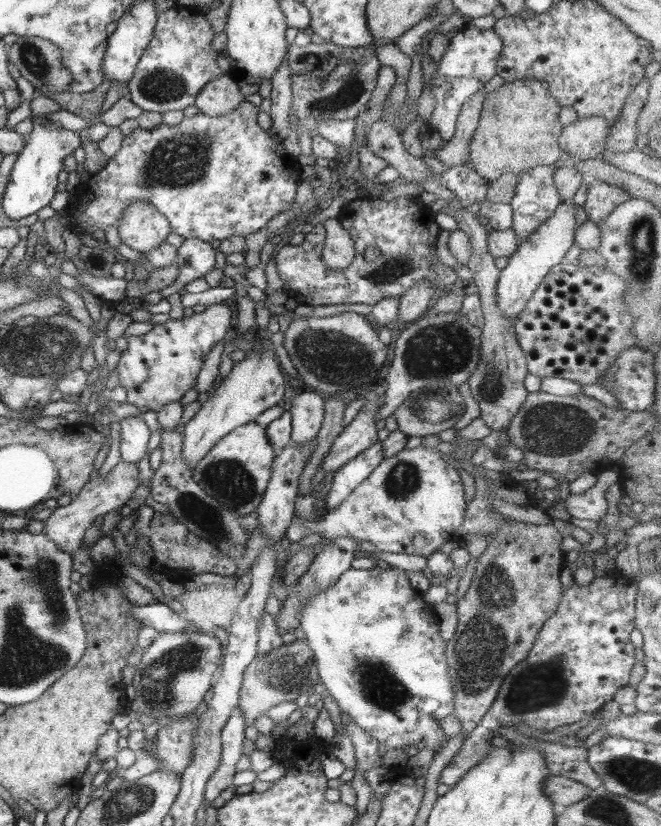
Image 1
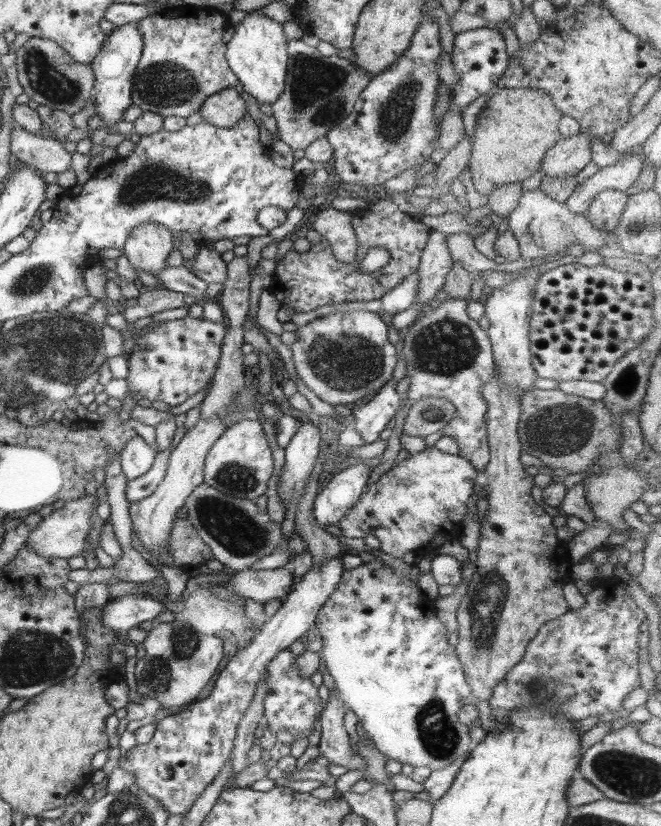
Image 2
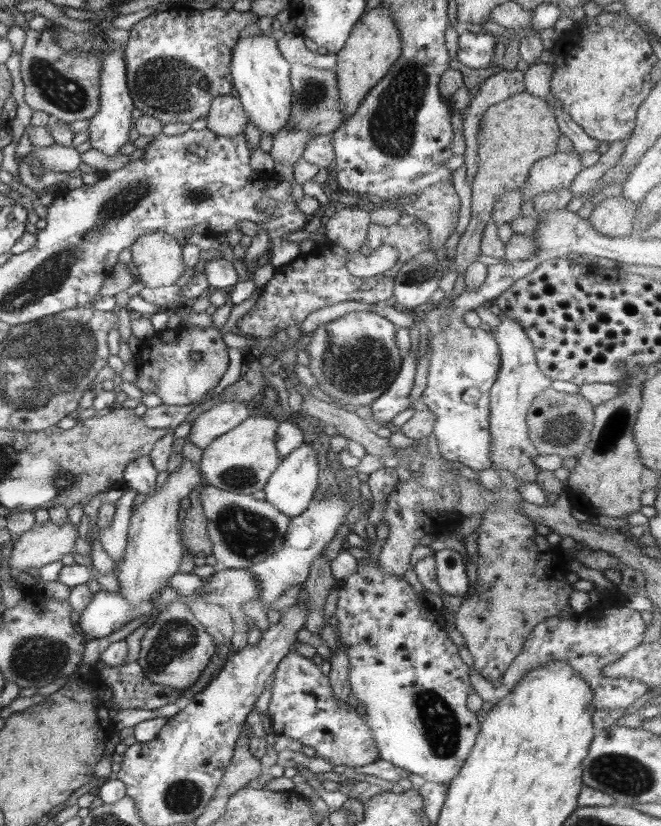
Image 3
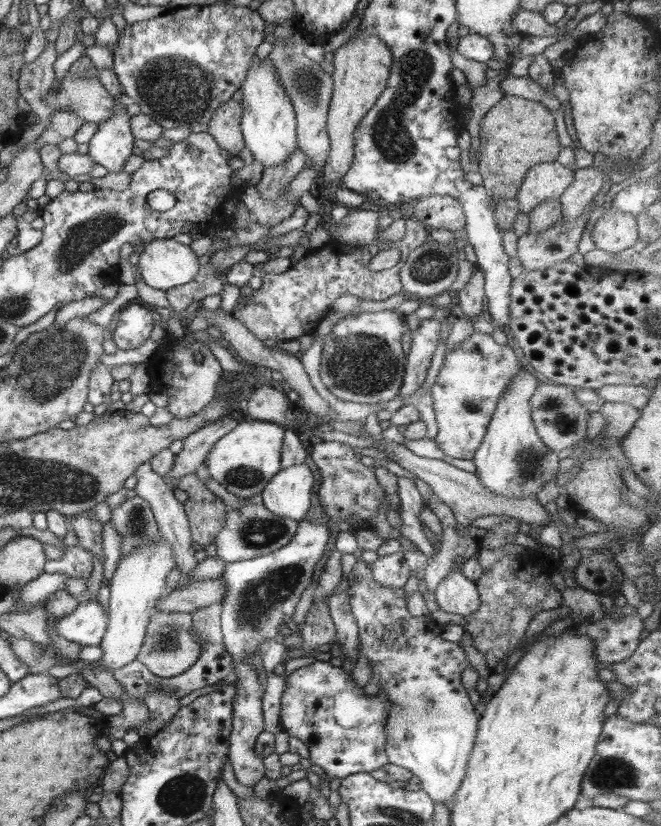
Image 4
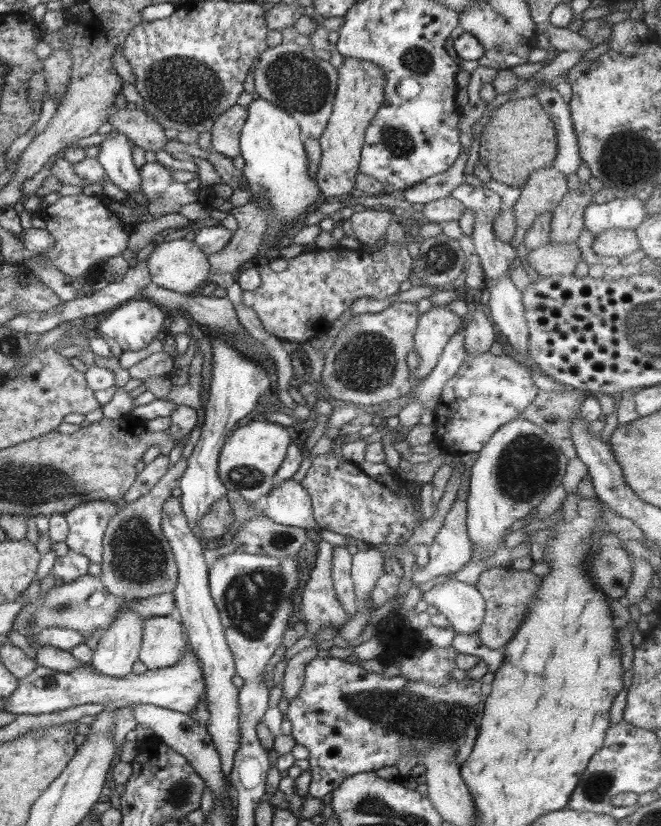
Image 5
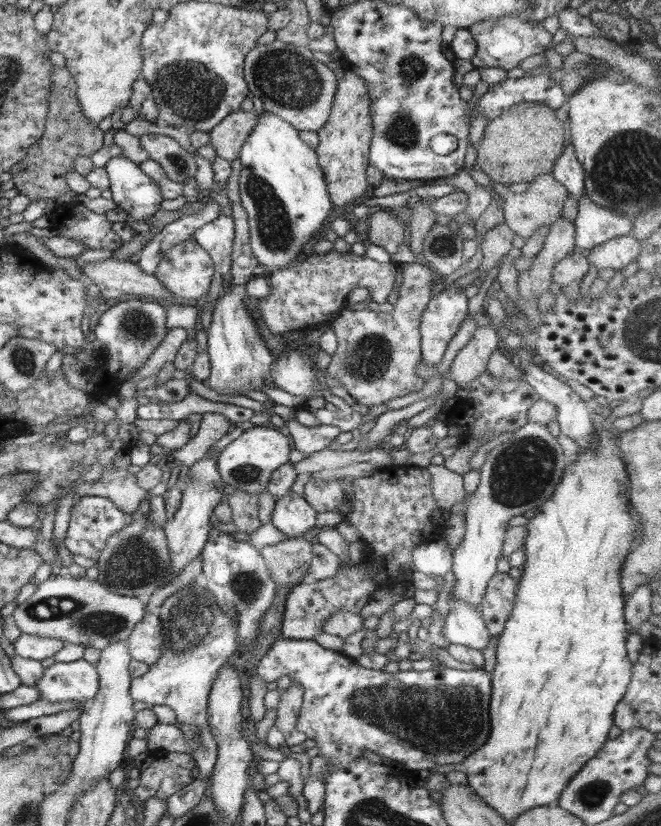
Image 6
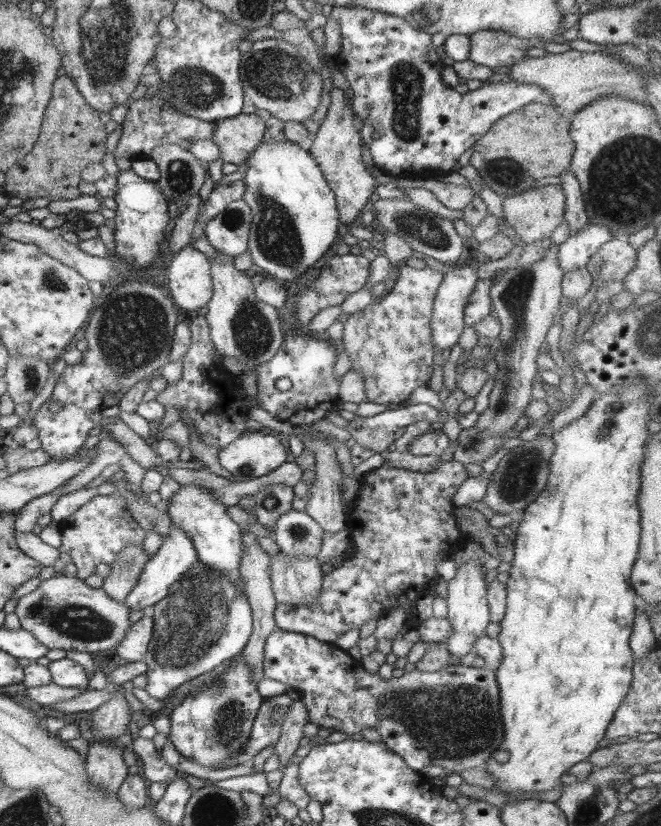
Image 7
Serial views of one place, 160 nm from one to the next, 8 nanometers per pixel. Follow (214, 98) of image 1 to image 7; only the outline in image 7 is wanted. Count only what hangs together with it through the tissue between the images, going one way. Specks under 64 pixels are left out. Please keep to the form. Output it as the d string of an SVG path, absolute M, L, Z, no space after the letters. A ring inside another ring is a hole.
M256 113L226 118L216 123L212 140L221 150L223 162L240 165L261 145L267 122Z

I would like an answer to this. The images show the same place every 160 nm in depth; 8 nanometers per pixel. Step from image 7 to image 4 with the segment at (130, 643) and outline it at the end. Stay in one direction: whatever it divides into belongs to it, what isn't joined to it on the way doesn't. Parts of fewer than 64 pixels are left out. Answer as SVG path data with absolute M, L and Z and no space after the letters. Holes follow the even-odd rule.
M157 612L150 618L142 650L137 659L147 669L162 678L170 678L186 672L201 655L202 645L193 639L191 627L194 624L192 613Z

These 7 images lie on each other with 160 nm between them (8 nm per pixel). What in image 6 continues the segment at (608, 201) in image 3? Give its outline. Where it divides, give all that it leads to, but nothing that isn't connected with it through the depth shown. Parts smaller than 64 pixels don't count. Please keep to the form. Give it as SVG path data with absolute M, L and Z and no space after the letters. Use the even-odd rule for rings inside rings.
M631 235L620 236L593 247L587 260L589 265L597 269L622 271L630 263L637 261L640 246L640 242Z

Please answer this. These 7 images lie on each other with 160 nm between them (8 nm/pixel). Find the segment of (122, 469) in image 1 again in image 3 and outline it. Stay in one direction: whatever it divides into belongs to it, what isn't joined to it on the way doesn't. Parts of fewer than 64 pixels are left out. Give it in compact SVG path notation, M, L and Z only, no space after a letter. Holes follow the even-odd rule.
M50 519L43 523L36 523L30 530L23 532L16 539L8 562L11 572L17 575L21 570L42 568L46 564L62 560L65 554L70 554L75 548L74 541L76 540L76 533L78 533L76 530L69 519L62 526L58 526L56 522L52 522Z

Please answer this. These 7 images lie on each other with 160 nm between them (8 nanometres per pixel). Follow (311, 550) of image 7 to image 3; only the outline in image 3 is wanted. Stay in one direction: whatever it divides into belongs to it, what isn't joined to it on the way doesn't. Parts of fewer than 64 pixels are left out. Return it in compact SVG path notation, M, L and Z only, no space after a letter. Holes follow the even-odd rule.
M304 442L302 446L291 451L282 459L280 466L270 475L263 488L264 500L291 518L302 515L313 502L314 492L318 488L318 470L320 470L317 448L317 444Z

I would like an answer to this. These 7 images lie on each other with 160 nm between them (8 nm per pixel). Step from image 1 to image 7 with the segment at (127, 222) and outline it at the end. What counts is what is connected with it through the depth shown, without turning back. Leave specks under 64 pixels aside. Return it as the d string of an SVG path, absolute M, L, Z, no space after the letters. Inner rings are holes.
M192 244L174 254L167 269L167 288L171 298L177 307L186 311L186 315L194 315L194 311L210 303L212 262L202 252L195 250Z

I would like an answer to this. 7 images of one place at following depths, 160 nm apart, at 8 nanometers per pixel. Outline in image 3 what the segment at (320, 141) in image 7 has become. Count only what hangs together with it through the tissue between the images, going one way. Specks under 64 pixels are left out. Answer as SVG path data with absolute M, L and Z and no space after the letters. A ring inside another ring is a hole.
M380 4L376 9L364 13L354 26L342 50L336 54L334 71L339 88L339 102L345 119L350 118L363 103L366 95L386 76L402 52L402 41L389 10Z

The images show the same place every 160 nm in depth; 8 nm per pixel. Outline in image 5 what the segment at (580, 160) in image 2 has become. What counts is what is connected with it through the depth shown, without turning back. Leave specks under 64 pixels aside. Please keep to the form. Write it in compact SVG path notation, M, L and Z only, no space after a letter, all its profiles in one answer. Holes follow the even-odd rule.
M553 166L535 170L520 189L521 195L513 206L516 233L511 246L516 250L523 244L524 235L543 212L552 212L569 192L567 175Z

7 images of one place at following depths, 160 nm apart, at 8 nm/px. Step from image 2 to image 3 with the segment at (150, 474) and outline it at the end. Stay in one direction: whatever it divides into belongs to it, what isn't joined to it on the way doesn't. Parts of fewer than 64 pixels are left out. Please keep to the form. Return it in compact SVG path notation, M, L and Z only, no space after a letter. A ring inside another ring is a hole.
M132 489L126 491L116 502L116 513L109 527L99 529L99 538L102 548L114 562L119 562L124 556L127 547L127 536L131 512L134 502L139 495Z

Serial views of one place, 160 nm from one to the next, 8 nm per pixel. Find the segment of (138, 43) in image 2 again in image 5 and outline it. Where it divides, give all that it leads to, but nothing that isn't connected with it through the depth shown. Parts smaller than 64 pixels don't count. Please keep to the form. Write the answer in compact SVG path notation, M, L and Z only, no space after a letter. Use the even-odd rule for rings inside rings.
M122 133L100 143L96 160L104 167L105 174L120 190L128 196L142 193L141 172L132 161L130 139Z

